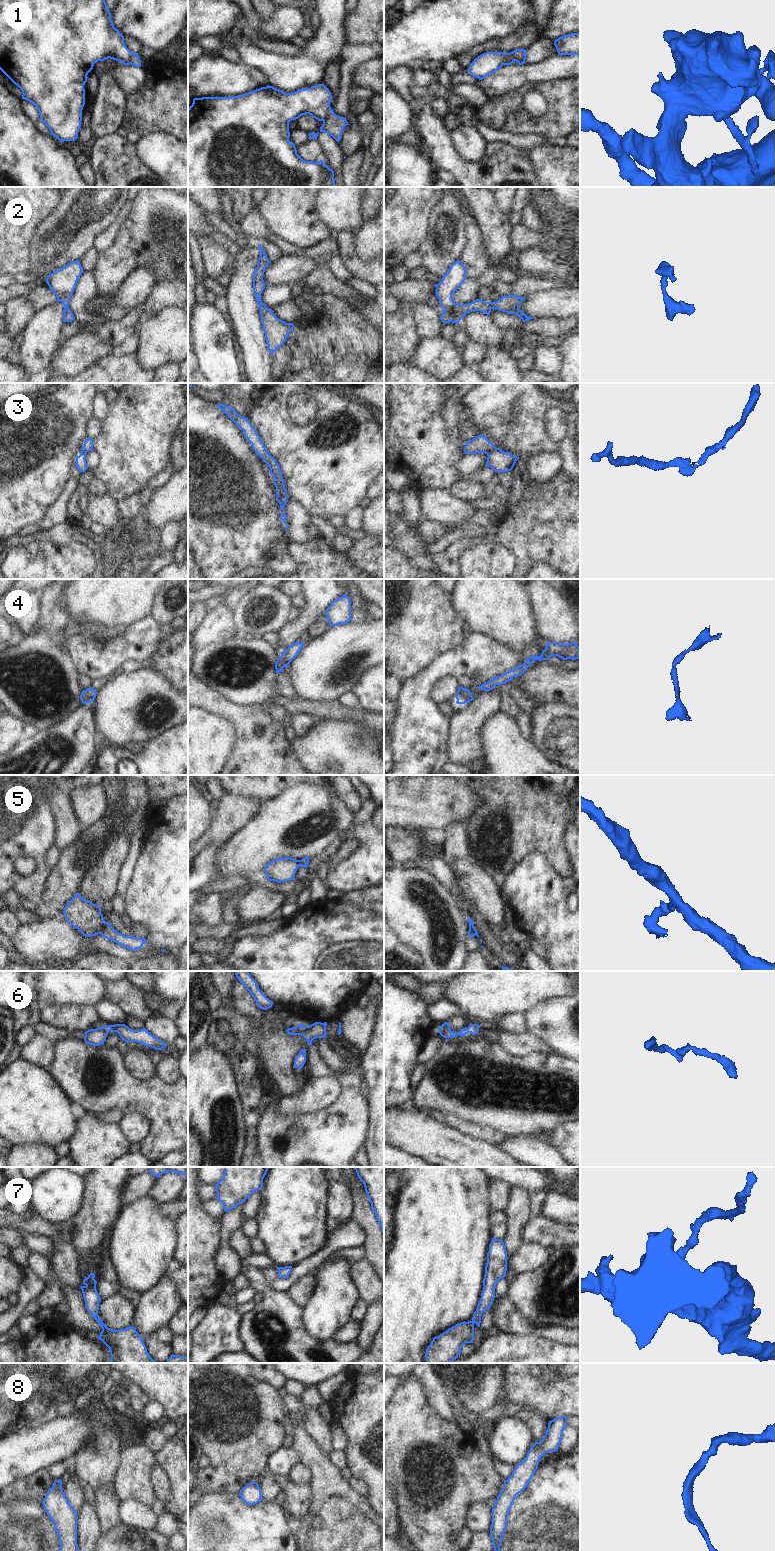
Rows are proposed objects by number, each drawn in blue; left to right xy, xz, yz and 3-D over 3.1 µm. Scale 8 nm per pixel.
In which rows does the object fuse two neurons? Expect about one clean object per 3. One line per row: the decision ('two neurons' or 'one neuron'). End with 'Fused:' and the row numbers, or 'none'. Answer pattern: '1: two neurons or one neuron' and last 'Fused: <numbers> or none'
1: two neurons
2: two neurons
3: two neurons
4: one neuron
5: two neurons
6: two neurons
7: one neuron
8: one neuron
Fused: 1, 2, 3, 5, 6

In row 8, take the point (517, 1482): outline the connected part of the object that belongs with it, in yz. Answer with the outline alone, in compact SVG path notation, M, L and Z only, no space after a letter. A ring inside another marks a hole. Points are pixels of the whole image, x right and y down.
M566 1416L549 1421L548 1429L543 1439L531 1446L525 1459L515 1466L512 1475L507 1480L504 1480L504 1487L492 1508L490 1537L494 1551L500 1551L501 1539L507 1528L507 1518L516 1495L525 1490L529 1484L535 1471L538 1469L540 1458L545 1453L558 1450L566 1427Z

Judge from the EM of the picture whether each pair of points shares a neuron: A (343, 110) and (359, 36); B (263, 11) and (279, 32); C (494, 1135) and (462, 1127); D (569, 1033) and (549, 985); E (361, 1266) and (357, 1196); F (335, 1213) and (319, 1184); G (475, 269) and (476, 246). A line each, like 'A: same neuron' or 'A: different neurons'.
A: different neurons
B: different neurons
C: same neuron
D: different neurons
E: different neurons
F: different neurons
G: same neuron

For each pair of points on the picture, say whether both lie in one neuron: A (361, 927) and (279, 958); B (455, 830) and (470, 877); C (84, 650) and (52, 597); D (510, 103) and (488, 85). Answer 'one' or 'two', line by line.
A: one
B: one
C: two
D: two

